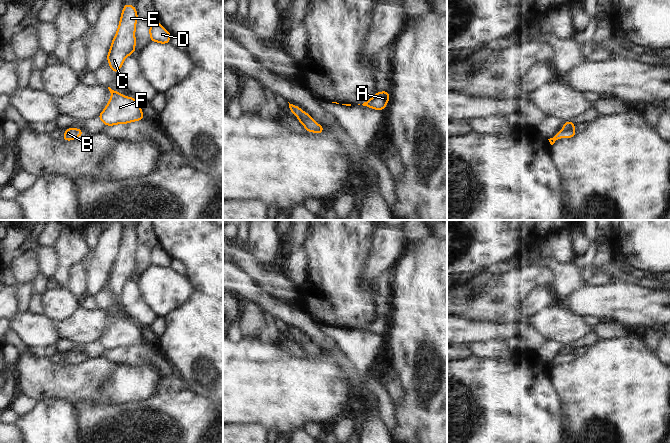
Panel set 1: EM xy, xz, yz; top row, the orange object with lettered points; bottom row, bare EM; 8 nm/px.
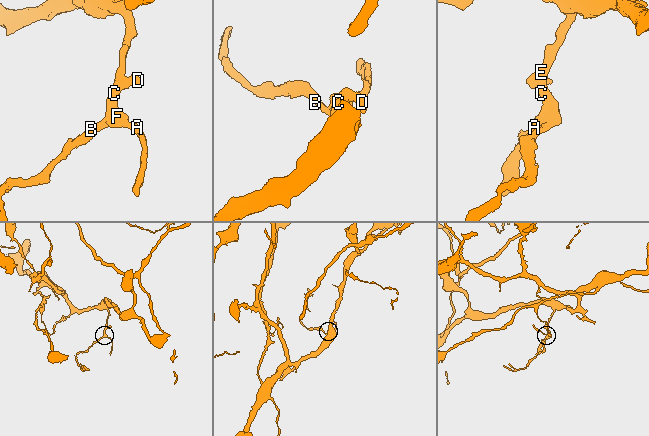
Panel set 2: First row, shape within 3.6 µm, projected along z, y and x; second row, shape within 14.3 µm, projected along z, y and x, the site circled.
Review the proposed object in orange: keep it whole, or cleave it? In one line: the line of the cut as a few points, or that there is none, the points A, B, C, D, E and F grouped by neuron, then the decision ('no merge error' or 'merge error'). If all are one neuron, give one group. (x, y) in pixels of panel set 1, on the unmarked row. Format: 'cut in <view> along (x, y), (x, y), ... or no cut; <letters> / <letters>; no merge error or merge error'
no cut; A B C D E F; no merge error

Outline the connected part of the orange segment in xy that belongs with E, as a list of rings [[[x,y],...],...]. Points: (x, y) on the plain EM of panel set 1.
[[[125,227],[120,246],[117,252],[115,261],[112,264],[109,276],[107,278],[107,285],[110,293],[117,297],[120,295],[124,284],[135,277],[136,270],[136,246],[138,245],[138,238],[136,231]]]

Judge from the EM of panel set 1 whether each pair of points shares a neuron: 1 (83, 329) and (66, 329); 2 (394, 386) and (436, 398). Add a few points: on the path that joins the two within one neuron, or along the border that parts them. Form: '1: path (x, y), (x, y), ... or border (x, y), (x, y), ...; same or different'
1: path (79, 329), (70, 329); same
2: border (398, 379), (402, 389), (402, 398), (396, 402); different

